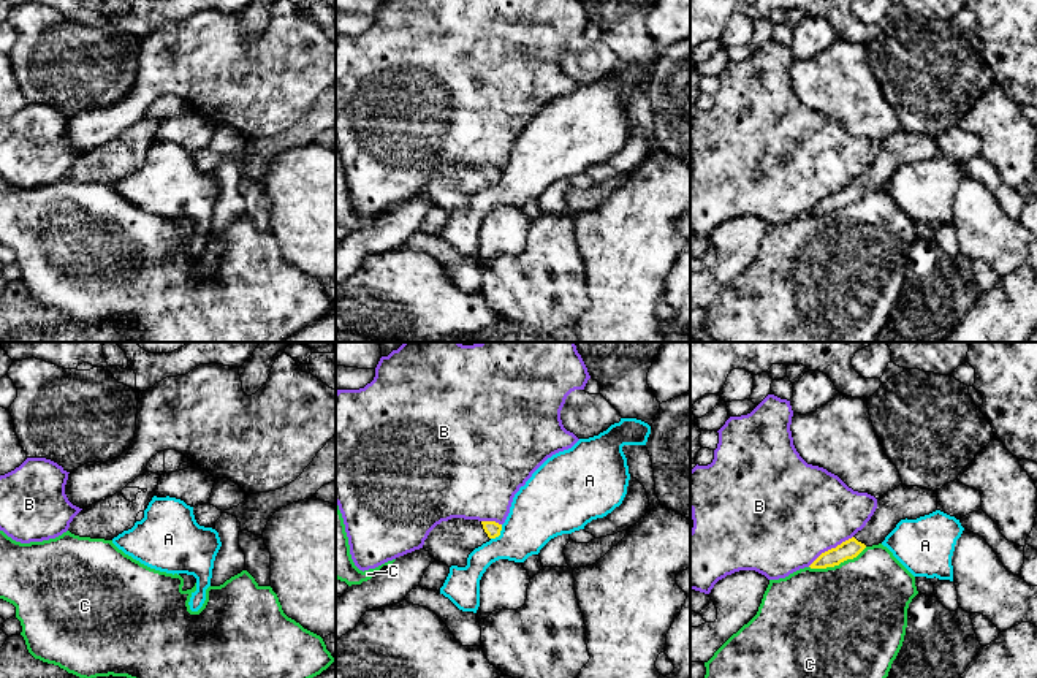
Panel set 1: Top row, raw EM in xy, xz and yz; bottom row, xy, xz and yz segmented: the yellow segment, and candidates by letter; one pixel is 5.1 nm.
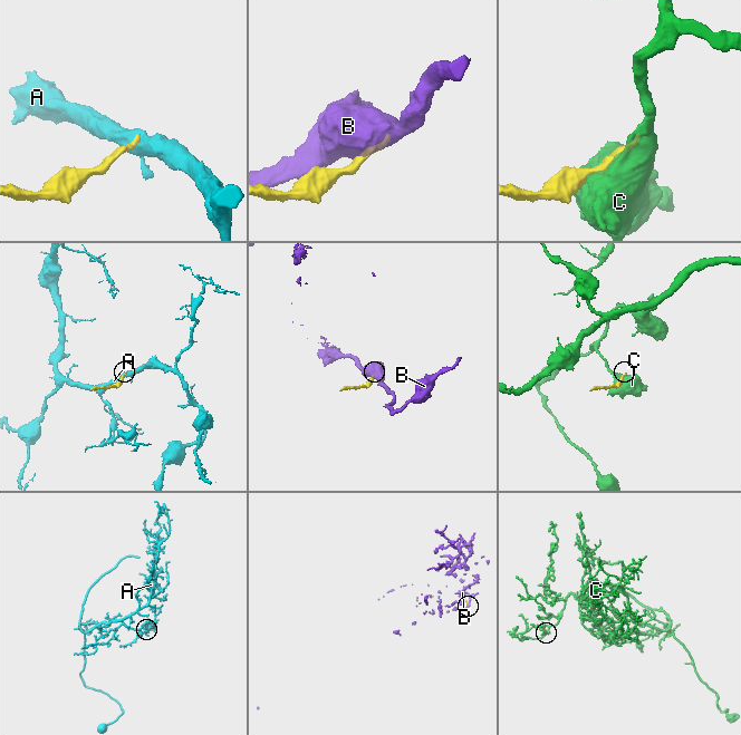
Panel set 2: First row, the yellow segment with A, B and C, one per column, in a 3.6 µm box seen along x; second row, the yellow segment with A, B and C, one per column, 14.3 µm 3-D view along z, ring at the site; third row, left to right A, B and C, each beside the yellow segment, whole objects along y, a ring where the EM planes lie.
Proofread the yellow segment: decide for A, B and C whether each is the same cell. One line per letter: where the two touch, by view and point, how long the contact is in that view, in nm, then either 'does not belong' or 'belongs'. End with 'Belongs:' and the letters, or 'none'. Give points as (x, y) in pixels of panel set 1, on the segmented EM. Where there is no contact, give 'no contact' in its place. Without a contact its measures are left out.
A: contact xz (499, 534); length 100 nm; does not belong
B: contact yz (831, 548); length 280 nm; does not belong
C: contact yz (838, 564); length 320 nm; does not belong
Belongs: none

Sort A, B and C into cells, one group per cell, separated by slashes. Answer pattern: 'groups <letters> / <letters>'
groups A / B / C

